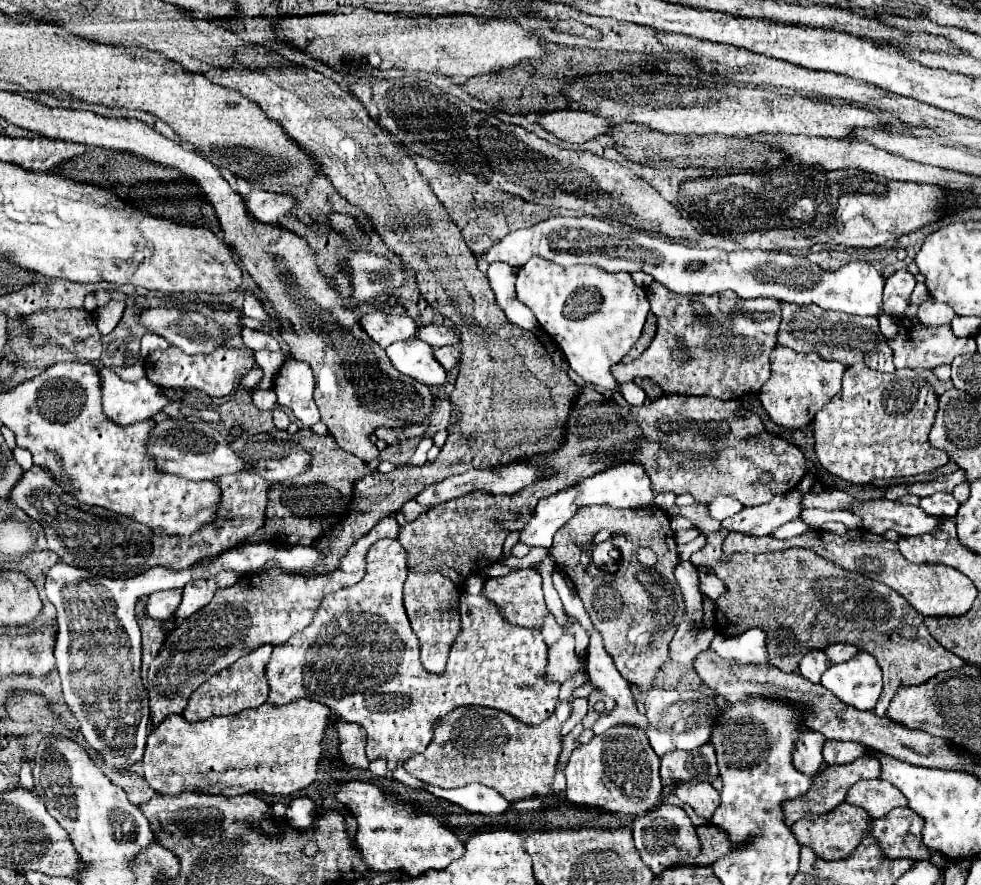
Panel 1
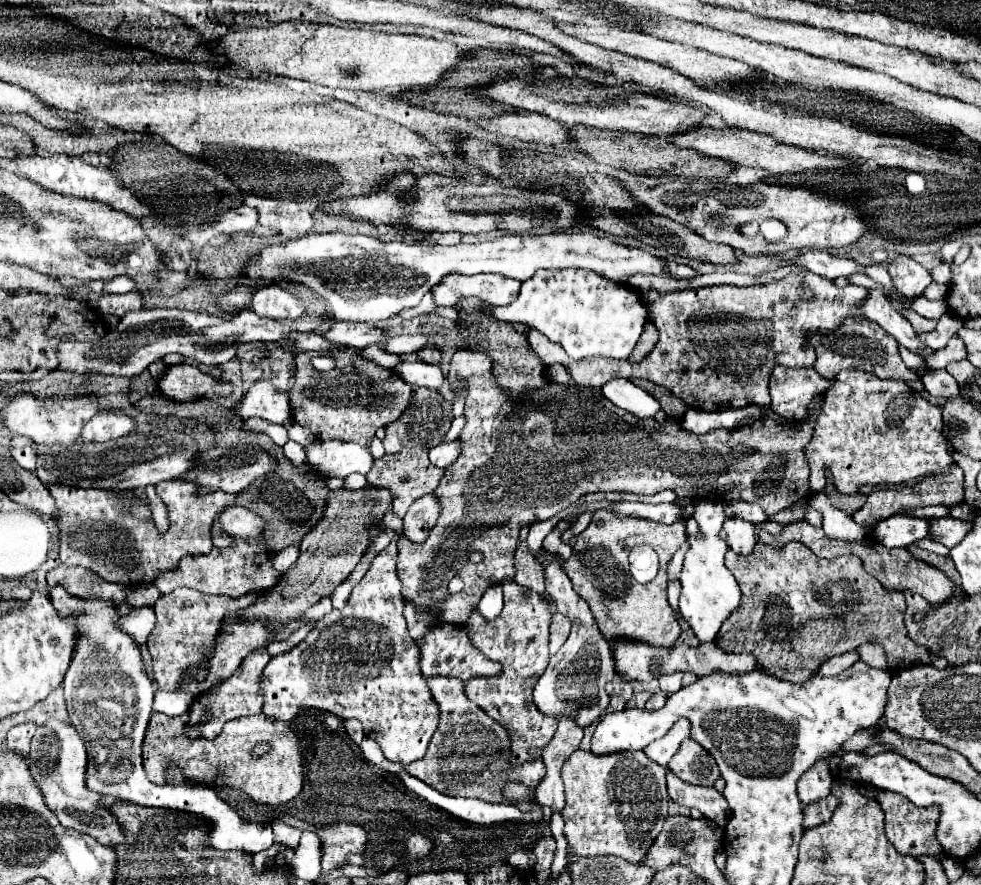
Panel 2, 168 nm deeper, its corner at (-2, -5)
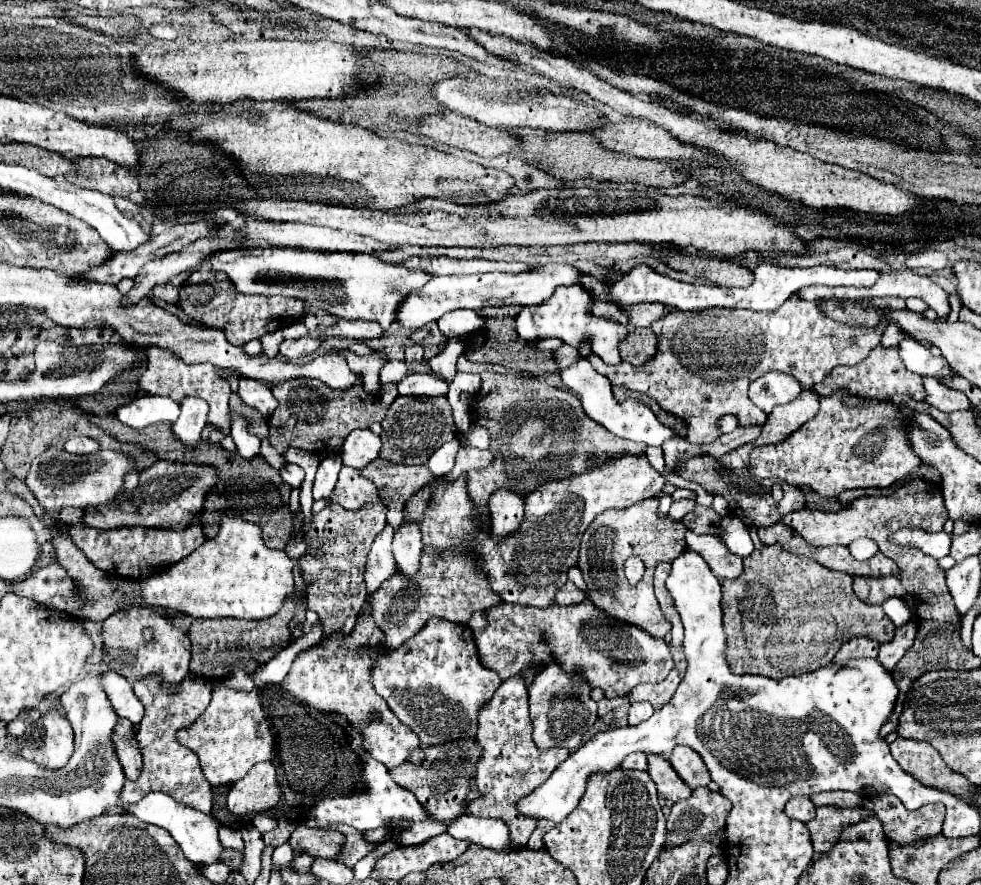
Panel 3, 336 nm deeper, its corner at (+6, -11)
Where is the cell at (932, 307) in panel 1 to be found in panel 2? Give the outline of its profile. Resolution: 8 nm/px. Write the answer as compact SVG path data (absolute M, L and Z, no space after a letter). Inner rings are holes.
M908 311L906 319L912 323L912 327L914 327L916 333L928 333L928 331L932 331L938 325L936 319L926 319L926 317L922 317L922 315L914 313L914 311Z

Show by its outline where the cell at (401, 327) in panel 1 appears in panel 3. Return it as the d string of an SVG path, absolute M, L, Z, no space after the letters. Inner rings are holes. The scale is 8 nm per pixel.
M302 337L302 339L286 339L280 343L278 353L286 359L294 359L294 357L304 357L310 353L316 353L316 349L320 347L322 339L320 337Z

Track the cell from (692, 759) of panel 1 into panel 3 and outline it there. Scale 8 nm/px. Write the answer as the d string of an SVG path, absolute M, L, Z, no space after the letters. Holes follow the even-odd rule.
M676 747L670 753L668 761L672 763L676 773L684 779L684 783L690 789L696 789L696 787L702 787L702 785L710 783L710 773L708 773L702 757L694 749L690 749L690 747Z

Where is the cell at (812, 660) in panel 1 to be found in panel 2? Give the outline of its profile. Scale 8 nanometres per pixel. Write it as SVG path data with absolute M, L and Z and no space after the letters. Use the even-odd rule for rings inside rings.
M850 651L850 653L844 653L844 655L838 655L838 657L832 657L828 661L824 661L818 669L818 675L820 677L836 677L838 673L846 671L850 665L854 665L858 661L858 655L856 651Z

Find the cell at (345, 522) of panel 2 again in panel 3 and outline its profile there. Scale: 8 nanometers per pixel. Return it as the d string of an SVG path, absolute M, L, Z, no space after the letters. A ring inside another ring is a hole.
M294 593L294 595L290 595L290 603L286 603L286 607L282 607L282 611L278 615L274 615L274 619L264 619L264 621L196 619L188 631L191 641L189 670L206 679L222 678L229 673L230 669L236 669L236 667L242 667L249 672L255 671L290 643L288 623L294 617L296 603L298 603L298 599Z

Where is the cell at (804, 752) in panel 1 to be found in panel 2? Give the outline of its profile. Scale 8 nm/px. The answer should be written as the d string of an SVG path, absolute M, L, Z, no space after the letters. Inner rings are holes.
M818 759L798 781L798 797L804 805L814 803L830 793L832 773L826 759Z

